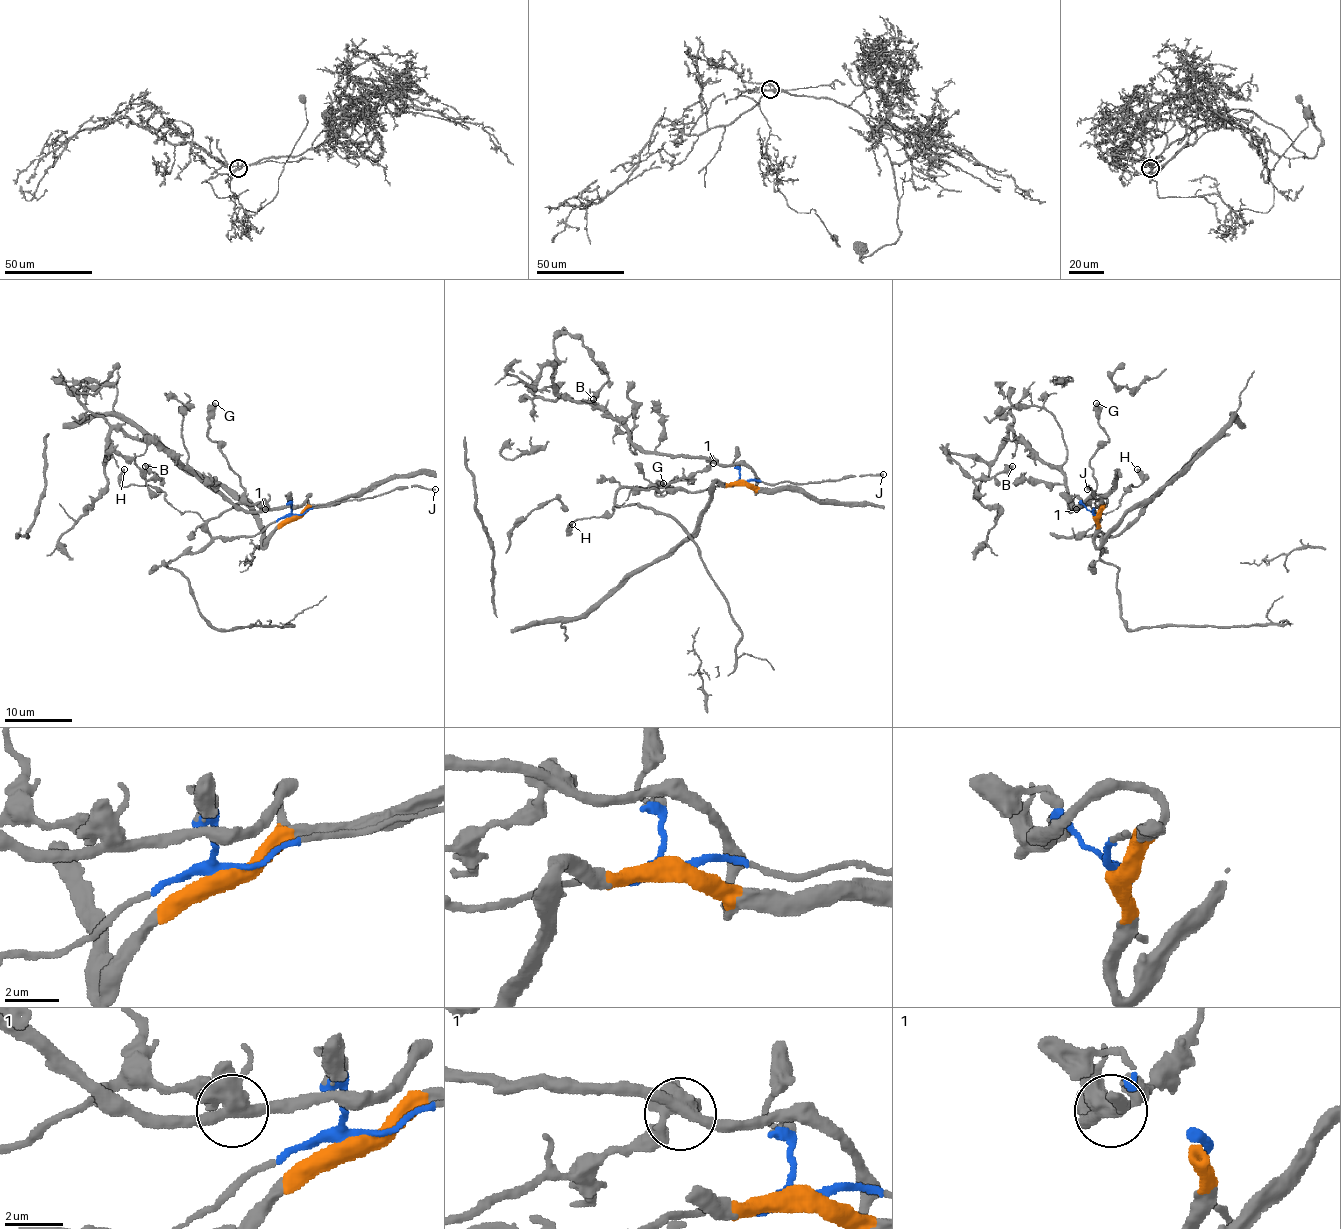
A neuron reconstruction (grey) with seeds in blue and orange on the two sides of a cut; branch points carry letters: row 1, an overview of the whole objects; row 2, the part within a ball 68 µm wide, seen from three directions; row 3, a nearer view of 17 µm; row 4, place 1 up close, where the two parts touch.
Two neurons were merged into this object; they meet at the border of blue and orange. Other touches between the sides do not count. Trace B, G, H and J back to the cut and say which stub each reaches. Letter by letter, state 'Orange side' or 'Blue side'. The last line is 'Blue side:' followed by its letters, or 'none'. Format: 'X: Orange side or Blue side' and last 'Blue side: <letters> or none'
B: Orange side
G: Blue side
H: Blue side
J: Blue side
Blue side: G, H, J

